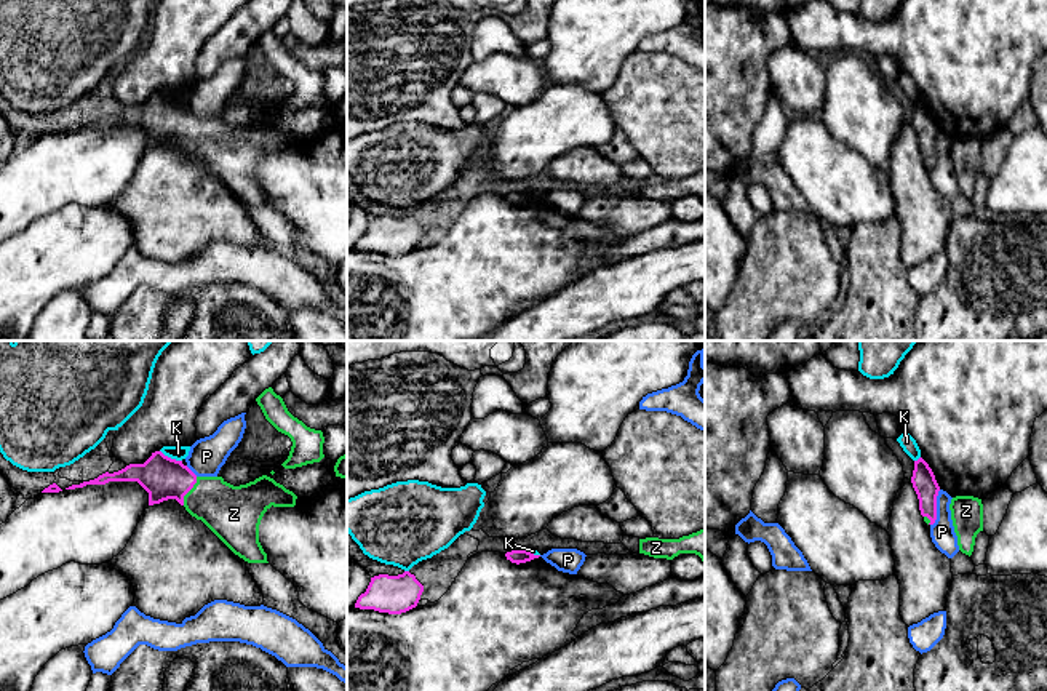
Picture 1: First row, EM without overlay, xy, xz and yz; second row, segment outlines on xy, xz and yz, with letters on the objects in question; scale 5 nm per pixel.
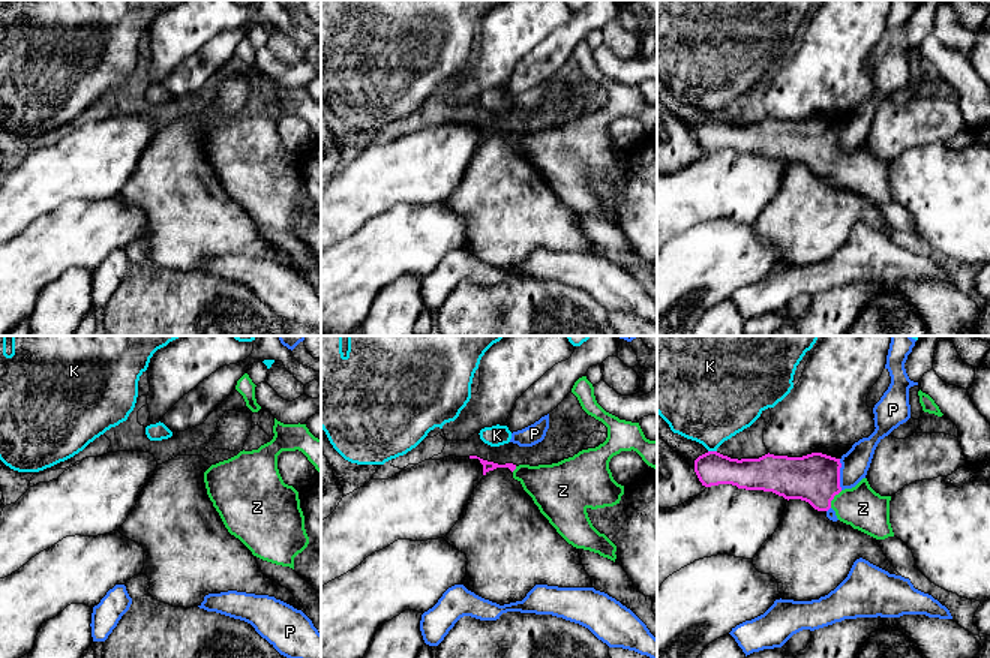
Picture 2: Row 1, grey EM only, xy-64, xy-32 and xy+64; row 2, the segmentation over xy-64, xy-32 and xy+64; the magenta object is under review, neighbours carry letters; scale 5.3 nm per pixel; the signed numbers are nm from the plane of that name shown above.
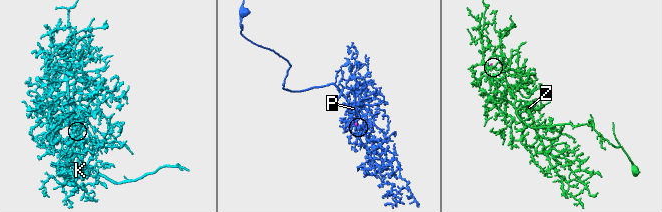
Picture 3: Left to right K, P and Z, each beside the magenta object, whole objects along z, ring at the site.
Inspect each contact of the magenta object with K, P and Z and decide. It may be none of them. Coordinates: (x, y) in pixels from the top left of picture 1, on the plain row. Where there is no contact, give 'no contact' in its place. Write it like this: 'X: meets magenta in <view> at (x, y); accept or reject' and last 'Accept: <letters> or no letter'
K: meets magenta in xy at (170, 99); reject
P: meets magenta in yz at (935, 149); reject
Z: meets magenta in xy at (189, 131); accept
Accept: Z

